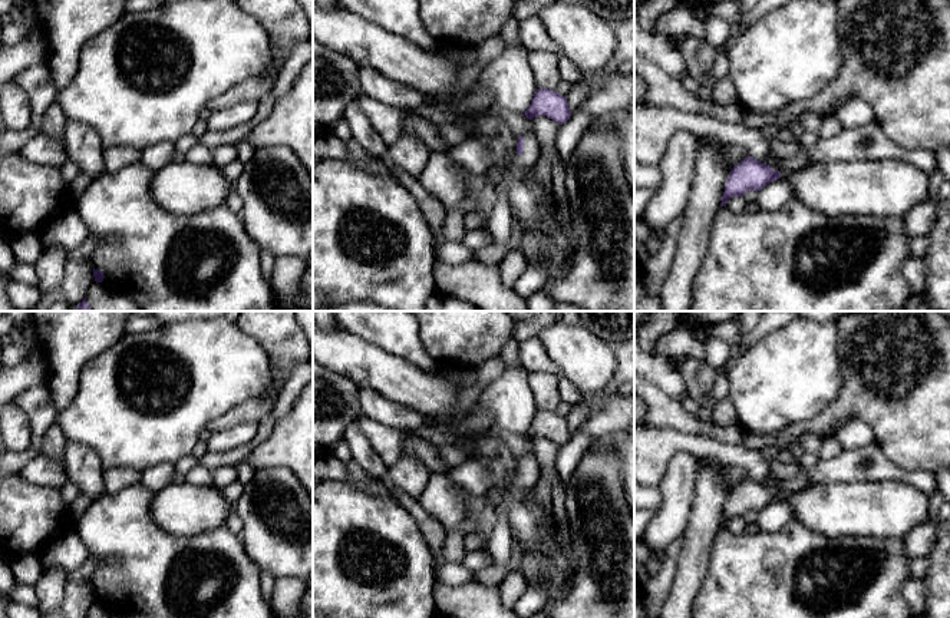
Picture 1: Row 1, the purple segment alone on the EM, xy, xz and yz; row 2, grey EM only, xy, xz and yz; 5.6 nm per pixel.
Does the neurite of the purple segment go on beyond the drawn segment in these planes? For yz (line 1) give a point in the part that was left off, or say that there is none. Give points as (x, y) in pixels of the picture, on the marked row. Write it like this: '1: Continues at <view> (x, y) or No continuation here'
1: Continues at yz (800, 161)

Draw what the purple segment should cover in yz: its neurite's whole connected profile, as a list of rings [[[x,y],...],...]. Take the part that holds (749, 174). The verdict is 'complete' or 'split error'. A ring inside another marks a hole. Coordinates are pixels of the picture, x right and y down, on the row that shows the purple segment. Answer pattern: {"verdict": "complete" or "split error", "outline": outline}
{"verdict": "split error", "outline": [[[805,148],[775,165],[766,165],[753,156],[748,156],[729,172],[720,206],[726,206],[730,198],[743,196],[748,191],[761,191],[768,184],[779,179],[784,171],[794,172],[808,165],[809,156]]]}

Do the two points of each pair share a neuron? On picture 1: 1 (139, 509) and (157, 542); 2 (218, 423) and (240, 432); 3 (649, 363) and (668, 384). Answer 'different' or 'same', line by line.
1: same
2: different
3: same

